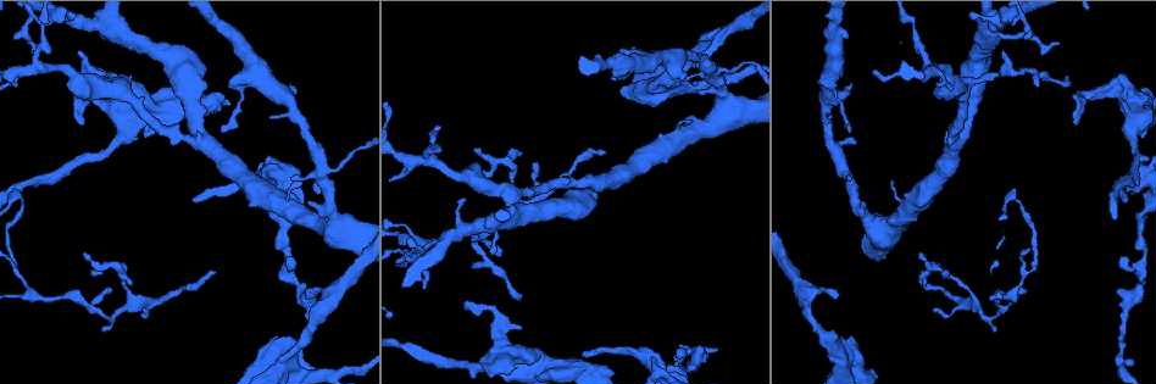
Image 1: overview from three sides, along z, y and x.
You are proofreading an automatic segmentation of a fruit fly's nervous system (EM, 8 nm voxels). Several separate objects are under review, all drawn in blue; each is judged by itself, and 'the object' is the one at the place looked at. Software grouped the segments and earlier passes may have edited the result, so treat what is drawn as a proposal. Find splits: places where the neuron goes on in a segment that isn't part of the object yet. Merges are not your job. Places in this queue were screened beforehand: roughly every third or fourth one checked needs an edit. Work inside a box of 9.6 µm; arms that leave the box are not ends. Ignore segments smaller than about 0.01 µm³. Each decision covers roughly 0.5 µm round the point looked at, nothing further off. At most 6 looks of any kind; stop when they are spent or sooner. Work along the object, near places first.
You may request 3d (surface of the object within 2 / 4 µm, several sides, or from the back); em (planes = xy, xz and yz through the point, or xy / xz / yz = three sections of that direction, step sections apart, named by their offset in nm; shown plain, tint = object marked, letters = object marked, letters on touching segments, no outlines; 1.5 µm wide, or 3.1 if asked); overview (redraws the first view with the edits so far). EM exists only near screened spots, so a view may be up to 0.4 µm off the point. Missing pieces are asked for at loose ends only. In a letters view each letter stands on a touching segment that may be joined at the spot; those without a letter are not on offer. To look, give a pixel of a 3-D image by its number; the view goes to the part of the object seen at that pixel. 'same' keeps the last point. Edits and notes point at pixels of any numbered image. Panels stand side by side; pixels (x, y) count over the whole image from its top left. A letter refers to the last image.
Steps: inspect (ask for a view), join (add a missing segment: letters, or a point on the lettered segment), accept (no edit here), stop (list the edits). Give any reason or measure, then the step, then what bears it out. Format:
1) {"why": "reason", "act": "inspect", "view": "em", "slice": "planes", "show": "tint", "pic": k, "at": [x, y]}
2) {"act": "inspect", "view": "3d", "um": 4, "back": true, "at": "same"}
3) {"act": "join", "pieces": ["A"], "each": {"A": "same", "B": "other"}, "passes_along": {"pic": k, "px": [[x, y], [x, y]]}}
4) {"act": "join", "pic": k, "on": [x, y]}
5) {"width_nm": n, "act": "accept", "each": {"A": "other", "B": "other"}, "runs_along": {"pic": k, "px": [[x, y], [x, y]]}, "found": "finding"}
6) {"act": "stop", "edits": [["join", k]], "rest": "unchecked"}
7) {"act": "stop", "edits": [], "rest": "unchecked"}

{"why": "an open end", "act": "inspect", "view": "3d", "um": 4, "back": true, "pic": 1, "at": [307, 298]}

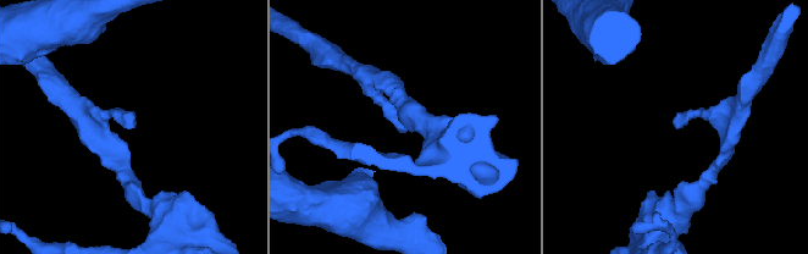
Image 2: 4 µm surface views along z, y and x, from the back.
{"act": "inspect", "view": "em", "slice": "planes", "show": "letters", "pic": 2, "at": [408, 130]}

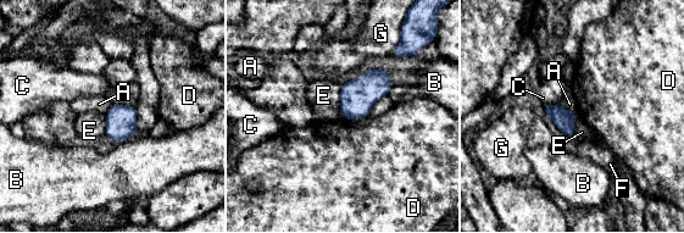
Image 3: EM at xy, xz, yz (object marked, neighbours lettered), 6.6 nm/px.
{"width_nm": 130, "act": "accept", "each": {"A": "other", "B": "other", "C": "other", "D": "other", "E": "other", "F": "other", "G": "other"}, "found": "none of them fits"}

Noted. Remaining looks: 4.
{"why": "branch stops here", "act": "inspect", "view": "em", "slice": "planes", "show": "letters", "pic": 1, "at": [269, 116]}

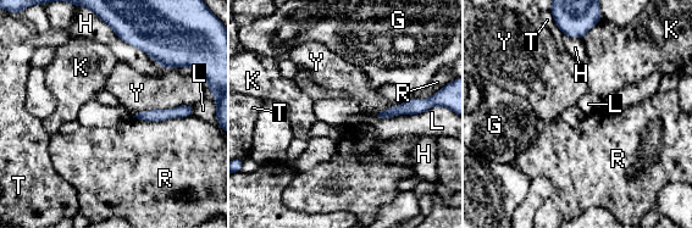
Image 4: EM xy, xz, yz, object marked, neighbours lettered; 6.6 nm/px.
{"longest_contact_nm": ["Y", 400], "act": "accept", "each": {"G": "other", "H": "other", "K": "other", "L": "other", "R": "other", "T": "other", "Y": "other"}, "border": {"pic": 4, "px": [[193, 104], [144, 110], [134, 116]]}, "found": "none of them fits"}

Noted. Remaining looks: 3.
{"why": "branch stops here", "act": "inspect", "view": "em", "slice": "xy", "step": 8, "show": "letters", "pic": 1, "at": [698, 92]}

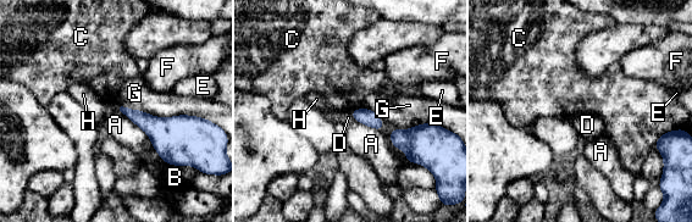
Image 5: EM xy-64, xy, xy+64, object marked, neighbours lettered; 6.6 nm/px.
{"why": "another direction", "act": "inspect", "view": "em", "slice": "planes", "show": "letters", "at": "same"}

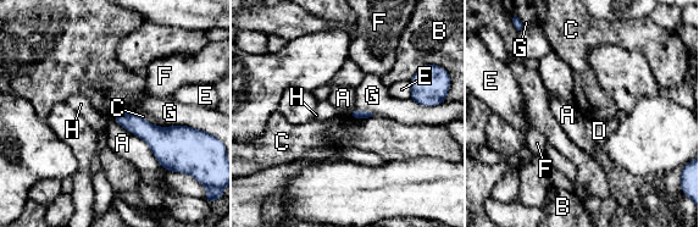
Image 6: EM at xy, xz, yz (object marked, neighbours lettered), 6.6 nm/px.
{"act": "accept", "each": {"A": "other", "B": "other", "C": "other", "D": "other", "E": "other", "F": "other", "G": "other", "H": "other"}, "border": {"pic": 6, "px": [[138, 115], [154, 125], [168, 126]]}, "found": "none of them fits"}

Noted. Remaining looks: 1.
{"act": "stop", "edits": [], "rest": "unchecked"}

